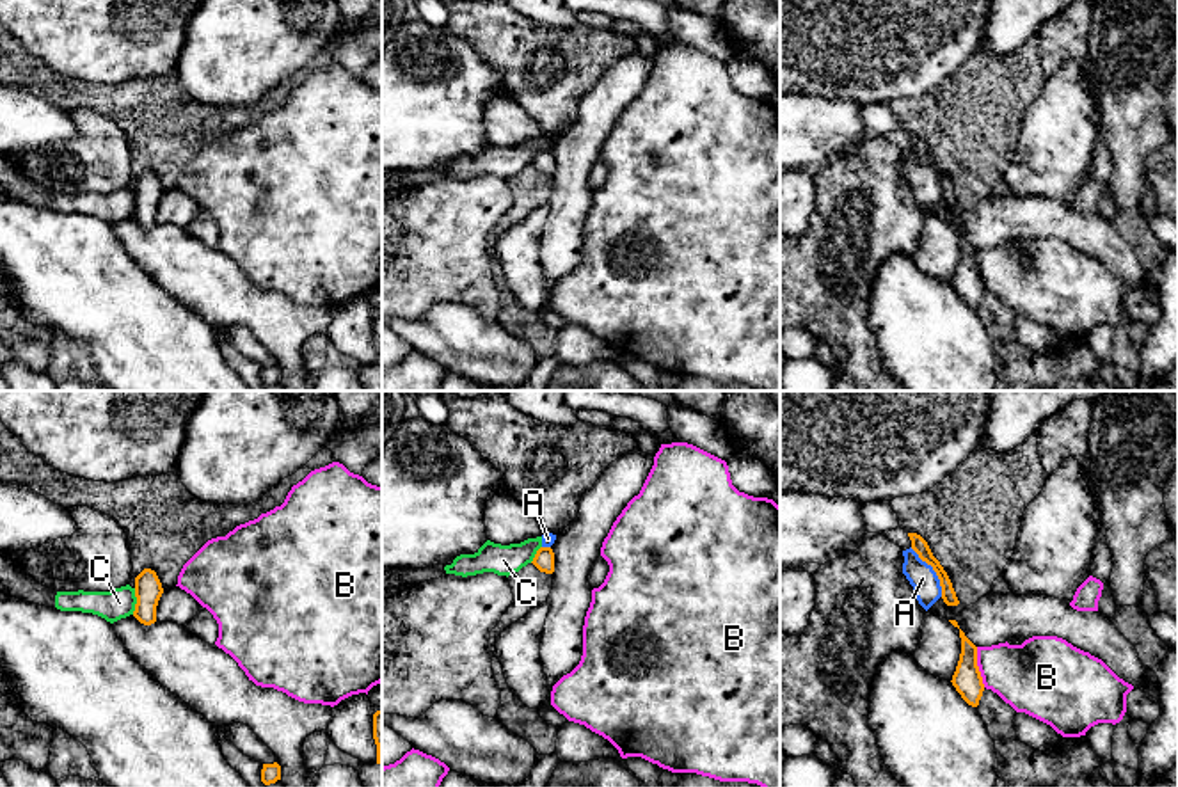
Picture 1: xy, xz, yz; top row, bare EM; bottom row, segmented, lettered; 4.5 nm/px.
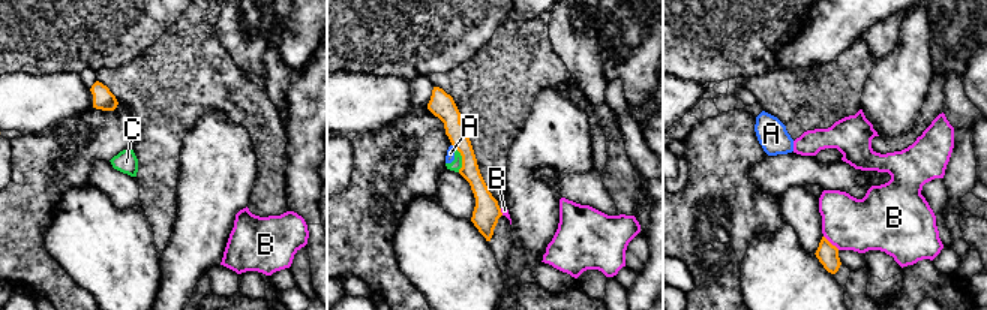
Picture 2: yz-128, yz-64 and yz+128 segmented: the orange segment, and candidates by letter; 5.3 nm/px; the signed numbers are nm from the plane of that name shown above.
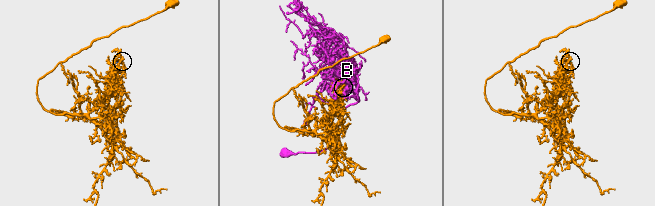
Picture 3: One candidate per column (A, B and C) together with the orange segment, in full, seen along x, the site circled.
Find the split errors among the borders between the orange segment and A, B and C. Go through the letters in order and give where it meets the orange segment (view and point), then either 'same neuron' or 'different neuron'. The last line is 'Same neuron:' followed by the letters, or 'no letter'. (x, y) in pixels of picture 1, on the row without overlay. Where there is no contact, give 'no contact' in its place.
A: contact yz (933, 171); different neuron
B: contact yz (978, 269); different neuron
C: contact xy (137, 203); different neuron
Same neuron: no letter

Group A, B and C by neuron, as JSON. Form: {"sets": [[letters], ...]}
{"sets": [["A", "C"], ["B"]]}

